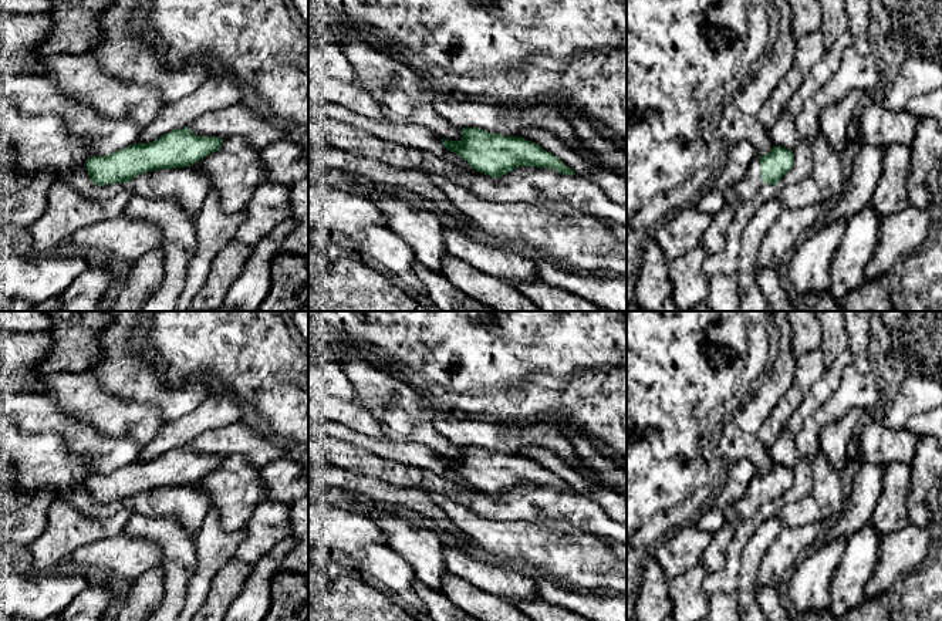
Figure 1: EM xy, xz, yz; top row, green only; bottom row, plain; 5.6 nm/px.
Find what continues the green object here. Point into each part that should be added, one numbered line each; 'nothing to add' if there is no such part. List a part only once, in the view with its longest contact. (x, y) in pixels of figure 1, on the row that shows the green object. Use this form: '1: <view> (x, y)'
1: yz (750, 184)

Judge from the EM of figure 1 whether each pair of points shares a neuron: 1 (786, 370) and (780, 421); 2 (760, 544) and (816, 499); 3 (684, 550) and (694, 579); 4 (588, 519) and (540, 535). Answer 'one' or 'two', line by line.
1: two
2: two
3: two
4: two

